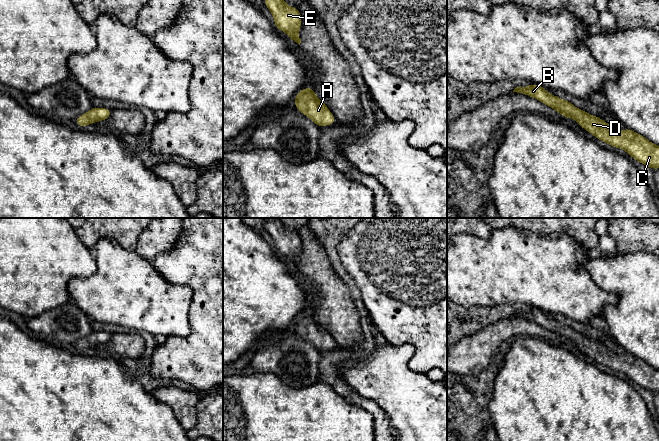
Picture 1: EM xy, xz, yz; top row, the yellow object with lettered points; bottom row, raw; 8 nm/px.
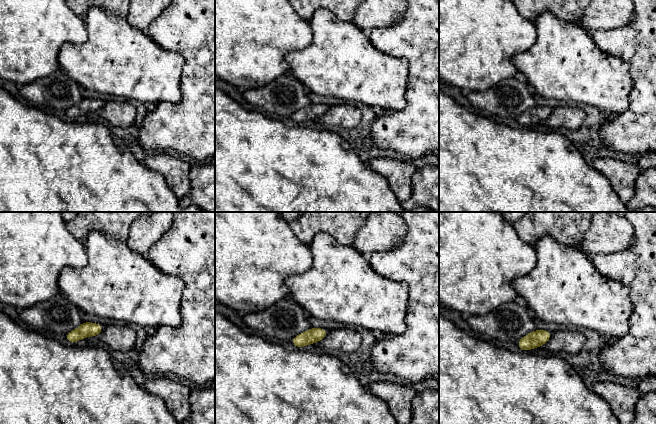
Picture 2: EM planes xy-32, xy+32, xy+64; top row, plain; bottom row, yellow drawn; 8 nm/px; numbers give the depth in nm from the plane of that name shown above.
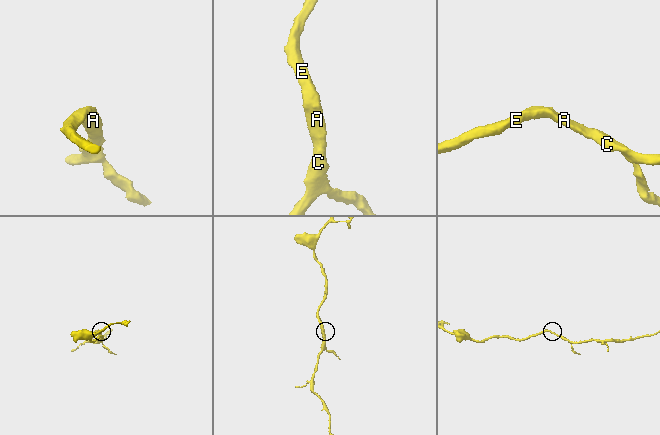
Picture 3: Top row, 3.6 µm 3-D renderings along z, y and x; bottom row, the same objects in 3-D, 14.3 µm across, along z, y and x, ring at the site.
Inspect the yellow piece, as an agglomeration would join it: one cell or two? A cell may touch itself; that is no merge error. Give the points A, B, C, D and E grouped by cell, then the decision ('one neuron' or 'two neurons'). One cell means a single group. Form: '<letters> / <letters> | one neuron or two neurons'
A B C D E | one neuron

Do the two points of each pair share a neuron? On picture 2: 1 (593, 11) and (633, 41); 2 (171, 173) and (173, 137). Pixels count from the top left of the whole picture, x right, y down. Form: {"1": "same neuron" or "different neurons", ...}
{"1": "different neurons", "2": "different neurons"}

